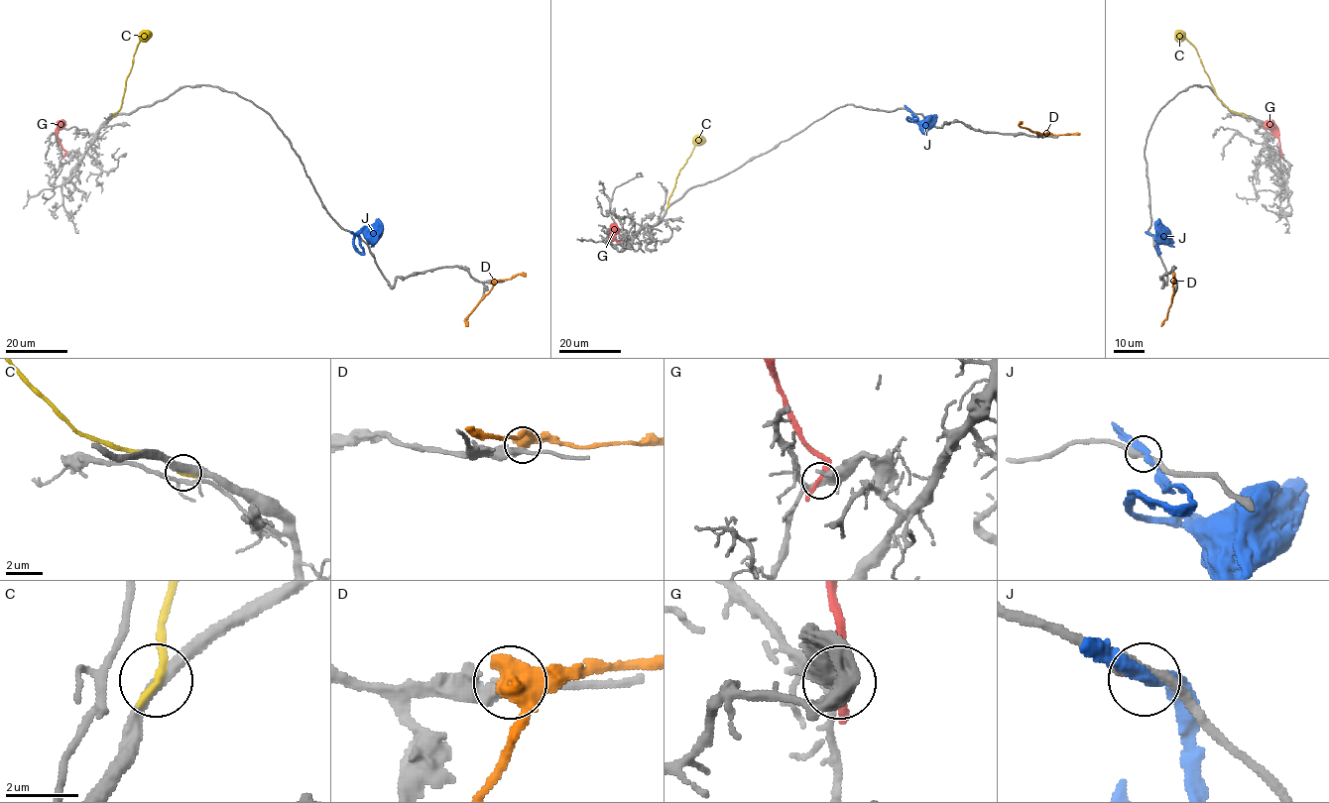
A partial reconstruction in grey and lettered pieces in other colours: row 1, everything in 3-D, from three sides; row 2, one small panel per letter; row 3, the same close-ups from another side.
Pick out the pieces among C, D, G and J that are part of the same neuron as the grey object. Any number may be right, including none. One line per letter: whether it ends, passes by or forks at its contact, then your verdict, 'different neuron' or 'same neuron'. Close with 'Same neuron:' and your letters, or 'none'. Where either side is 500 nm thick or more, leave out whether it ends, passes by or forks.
C: it ends | same neuron
D: different neuron
G: it passes by | different neuron
J: it passes by | different neuron
Same neuron: C

